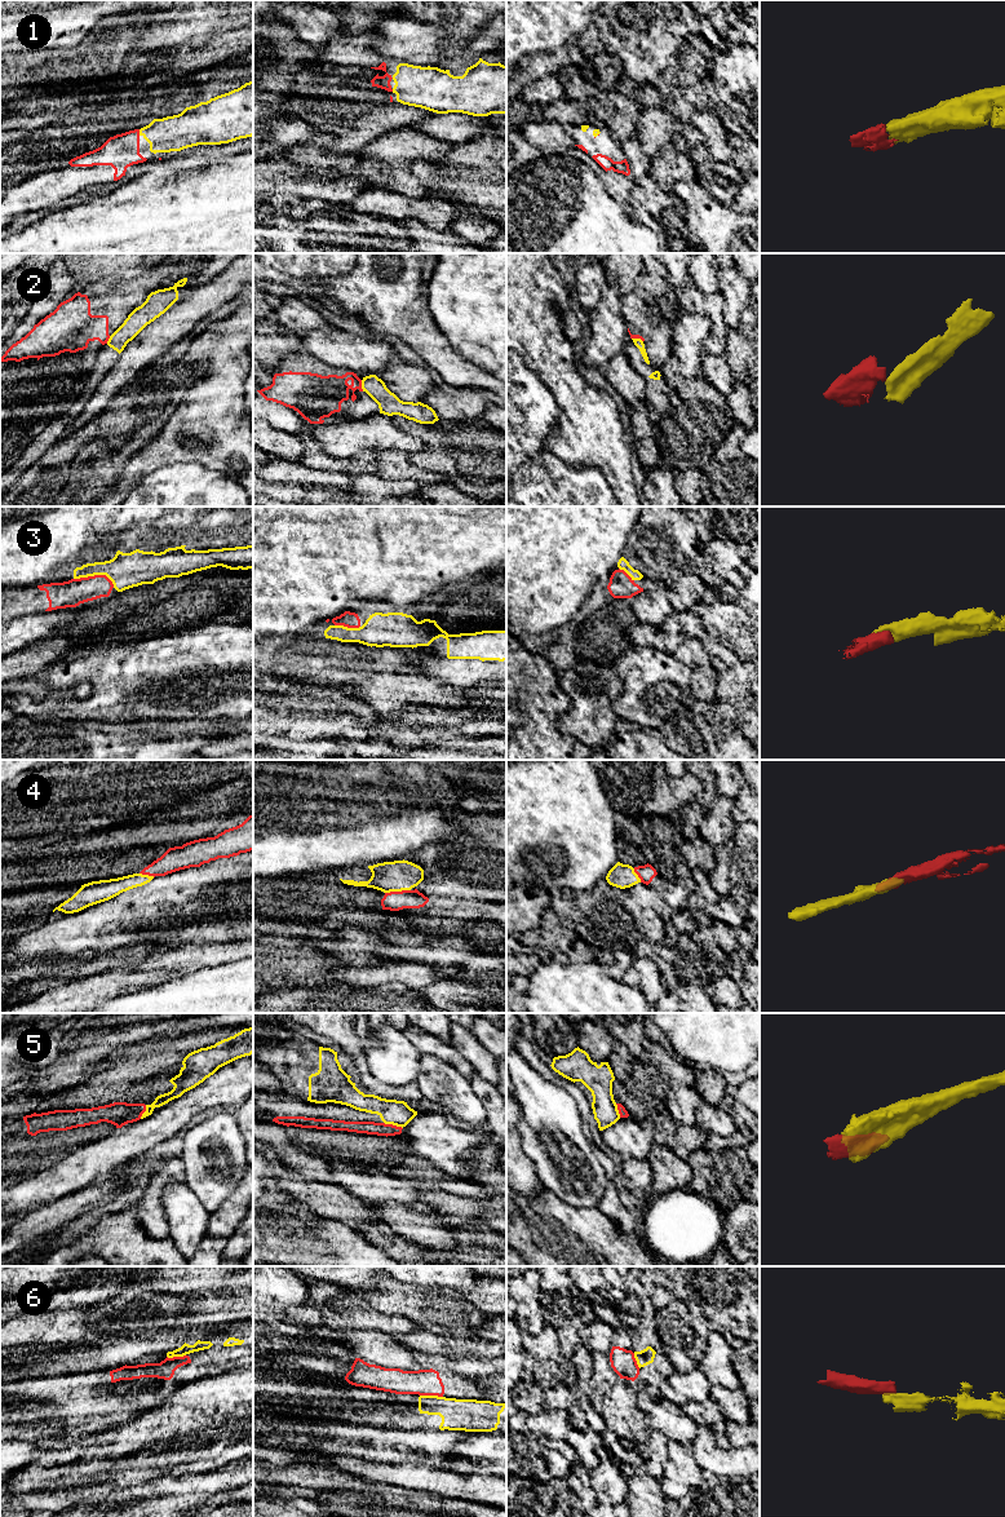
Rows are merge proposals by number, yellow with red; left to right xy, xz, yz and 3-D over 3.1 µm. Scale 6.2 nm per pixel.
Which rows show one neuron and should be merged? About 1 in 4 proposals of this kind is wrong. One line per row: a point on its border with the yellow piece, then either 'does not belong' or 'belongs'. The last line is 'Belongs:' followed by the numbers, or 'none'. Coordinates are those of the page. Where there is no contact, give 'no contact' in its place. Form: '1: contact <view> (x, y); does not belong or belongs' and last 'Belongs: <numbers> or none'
1: contact xy (140, 132); belongs
2: contact xz (362, 385); does not belong
3: contact xy (96, 574); belongs
4: contact xz (397, 890); belongs
5: contact xz (393, 1124); does not belong
6: contact xz (432, 1396); does not belong
Belongs: 1, 3, 4

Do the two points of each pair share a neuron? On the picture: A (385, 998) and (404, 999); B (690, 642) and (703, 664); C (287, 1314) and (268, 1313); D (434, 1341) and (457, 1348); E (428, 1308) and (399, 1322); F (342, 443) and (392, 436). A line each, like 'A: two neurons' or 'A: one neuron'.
A: one neuron
B: one neuron
C: one neuron
D: one neuron
E: two neurons
F: one neuron

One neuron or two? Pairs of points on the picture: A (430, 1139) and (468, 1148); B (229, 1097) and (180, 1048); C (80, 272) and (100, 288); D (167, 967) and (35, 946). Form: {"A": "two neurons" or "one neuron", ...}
{"A": "one neuron", "B": "two neurons", "C": "two neurons", "D": "two neurons"}

